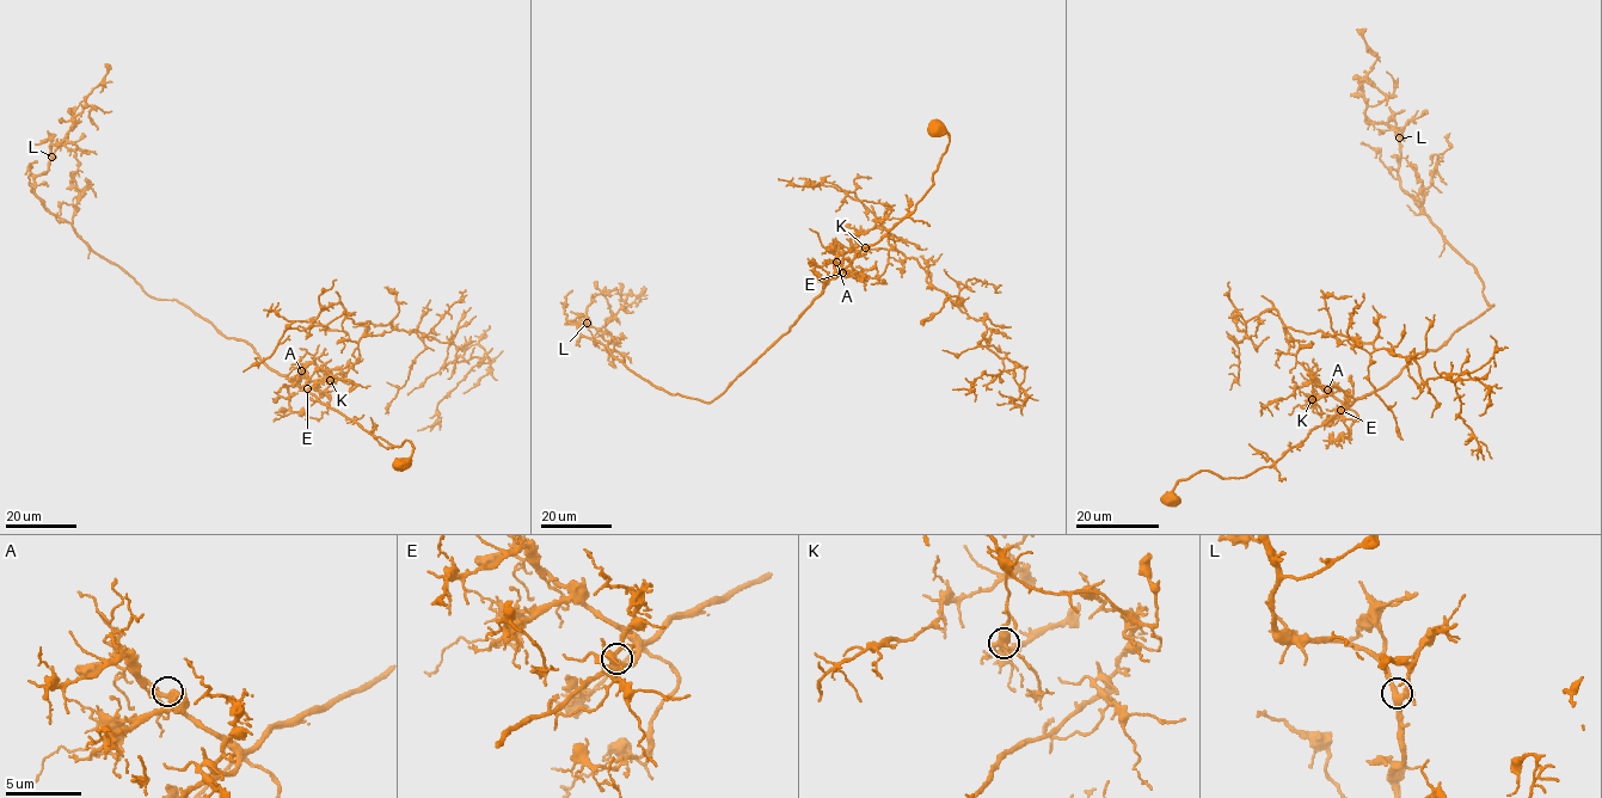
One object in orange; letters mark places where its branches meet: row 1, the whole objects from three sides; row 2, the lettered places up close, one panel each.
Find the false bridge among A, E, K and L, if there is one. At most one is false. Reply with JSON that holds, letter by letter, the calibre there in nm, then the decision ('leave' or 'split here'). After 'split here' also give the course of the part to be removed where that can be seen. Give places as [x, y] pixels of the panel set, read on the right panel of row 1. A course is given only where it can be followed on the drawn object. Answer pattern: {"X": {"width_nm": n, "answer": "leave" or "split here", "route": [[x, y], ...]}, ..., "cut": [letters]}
{"A": {"width_nm": 400, "answer": "leave"}, "E": {"width_nm": 380, "answer": "leave"}, "K": {"width_nm": 440, "answer": "split here", "route": [[1312, 399], [1313, 380], [1289, 351], [1286, 326], [1411, 356], [1425, 382], [1444, 373], [1477, 459]]}, "L": {"width_nm": 440, "answer": "leave"}, "cut": ["K"]}

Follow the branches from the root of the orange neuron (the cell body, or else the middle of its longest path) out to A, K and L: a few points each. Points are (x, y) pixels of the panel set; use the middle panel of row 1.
A: (937, 126), (947, 133), (949, 143), (931, 189), (913, 210), (860, 249), (835, 277), (836, 262)
K: (937, 126), (947, 133), (949, 143), (931, 189), (913, 210), (860, 249), (834, 276), (845, 252), (865, 249)
L: (937, 126), (947, 147), (915, 208), (860, 249), (710, 403), (634, 375), (569, 321), (587, 323)

